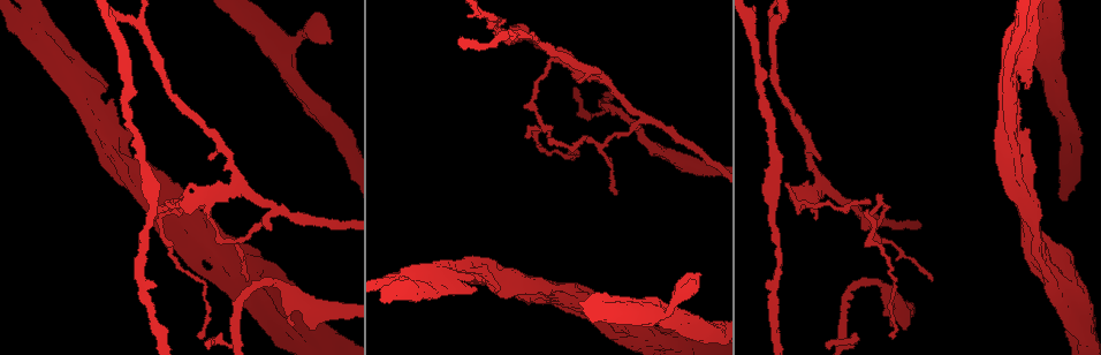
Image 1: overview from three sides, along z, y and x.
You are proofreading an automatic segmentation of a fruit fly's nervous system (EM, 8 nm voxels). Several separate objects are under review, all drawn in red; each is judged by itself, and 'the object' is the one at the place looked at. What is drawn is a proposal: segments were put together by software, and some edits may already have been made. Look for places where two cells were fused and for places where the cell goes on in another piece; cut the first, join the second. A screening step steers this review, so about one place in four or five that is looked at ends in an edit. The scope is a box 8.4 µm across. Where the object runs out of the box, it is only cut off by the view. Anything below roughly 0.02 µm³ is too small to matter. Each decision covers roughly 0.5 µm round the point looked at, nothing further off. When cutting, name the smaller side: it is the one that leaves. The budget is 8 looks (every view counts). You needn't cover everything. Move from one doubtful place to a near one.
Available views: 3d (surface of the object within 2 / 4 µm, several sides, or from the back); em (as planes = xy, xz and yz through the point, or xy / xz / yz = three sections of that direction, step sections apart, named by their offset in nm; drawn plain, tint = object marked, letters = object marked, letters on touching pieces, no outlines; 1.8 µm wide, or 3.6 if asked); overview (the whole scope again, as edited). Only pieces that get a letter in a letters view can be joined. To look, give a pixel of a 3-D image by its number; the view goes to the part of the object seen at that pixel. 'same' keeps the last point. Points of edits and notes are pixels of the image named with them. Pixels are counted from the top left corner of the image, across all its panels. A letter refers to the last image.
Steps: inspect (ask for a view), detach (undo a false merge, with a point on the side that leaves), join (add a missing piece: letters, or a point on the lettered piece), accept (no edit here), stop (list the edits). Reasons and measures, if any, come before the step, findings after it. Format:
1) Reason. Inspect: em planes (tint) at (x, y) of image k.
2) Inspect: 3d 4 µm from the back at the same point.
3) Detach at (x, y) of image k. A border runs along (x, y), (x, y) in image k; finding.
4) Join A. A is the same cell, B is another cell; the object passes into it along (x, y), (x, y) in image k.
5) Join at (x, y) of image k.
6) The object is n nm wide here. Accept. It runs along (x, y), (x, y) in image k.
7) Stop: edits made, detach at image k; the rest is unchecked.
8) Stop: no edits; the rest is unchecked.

Side arm on a straight run. Inspect: 3d 4 µm from the back at (49, 47) of image 1.

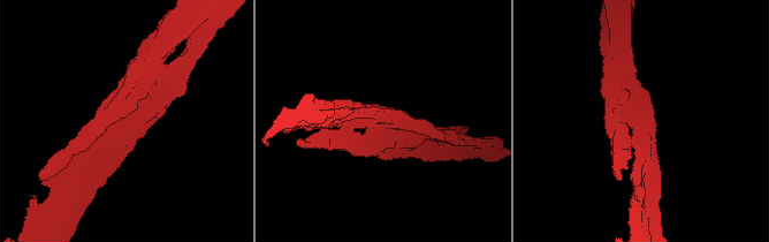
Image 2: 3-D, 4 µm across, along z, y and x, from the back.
Shape alone is not enough. Inspect: em planes (letters) at (127, 120) of image 2.

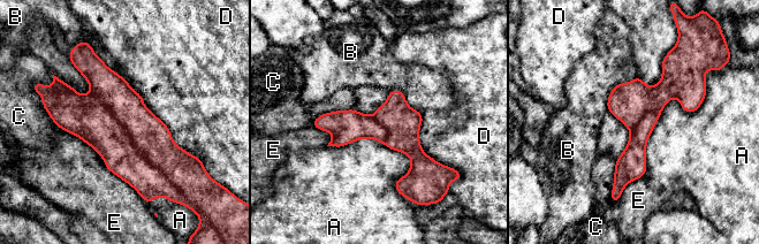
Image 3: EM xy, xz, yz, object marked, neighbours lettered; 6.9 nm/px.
Accept. A, B, C, D and E are other cells; it runs along (666, 60), (620, 189) in image 3; one cell here.

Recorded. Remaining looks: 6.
Branch stops here. Inspect: 3d 2 µm at (480, 277) of image 1.

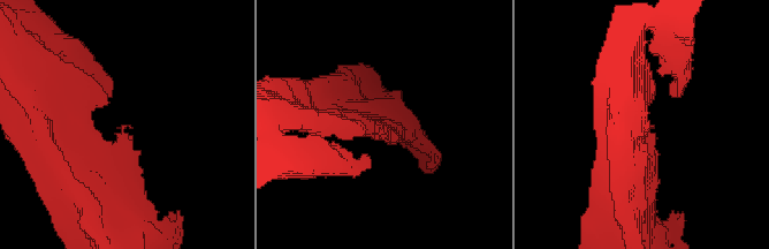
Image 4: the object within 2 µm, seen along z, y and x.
Shape alone is not enough. Inspect: em planes (letters) at (387, 133) of image 4.

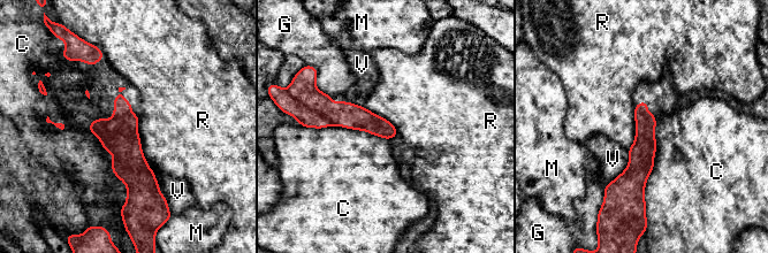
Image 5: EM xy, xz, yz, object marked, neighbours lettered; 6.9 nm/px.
The object is 140 nm wide here. Accept. C, G, M, R and V are other cells; it runs along (120, 97), (134, 197) in image 5; none of them fits.

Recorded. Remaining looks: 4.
Sharp bend. Inspect: 3d 4 µm from the back at (543, 127) of image 1.

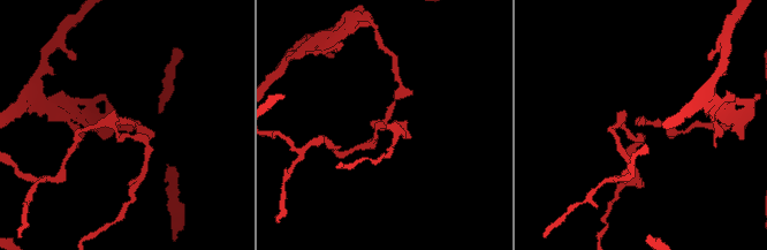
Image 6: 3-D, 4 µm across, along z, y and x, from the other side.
Now the EM. Inspect: em planes (letters) at (382, 126) of image 6.

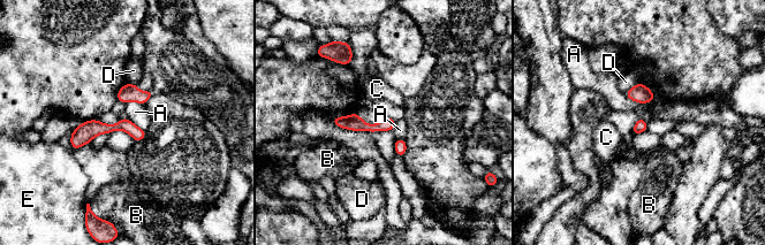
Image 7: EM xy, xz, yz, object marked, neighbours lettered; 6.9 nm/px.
The object is 90 nm wide here. Accept. A, B, C, D and E are other cells; it runs along (142, 132), (92, 128), (74, 145) in image 7; one cell here.

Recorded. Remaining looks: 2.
Stop: no edits; the rest is unchecked.

